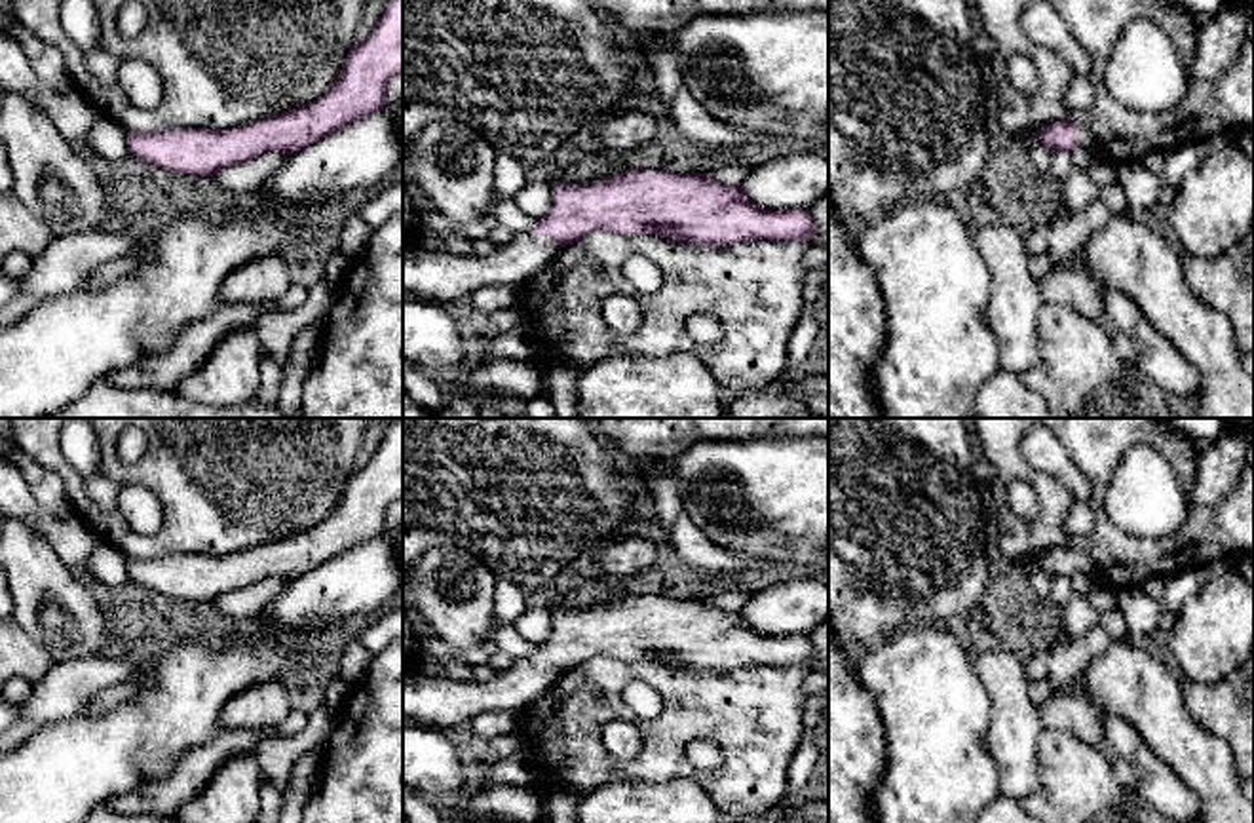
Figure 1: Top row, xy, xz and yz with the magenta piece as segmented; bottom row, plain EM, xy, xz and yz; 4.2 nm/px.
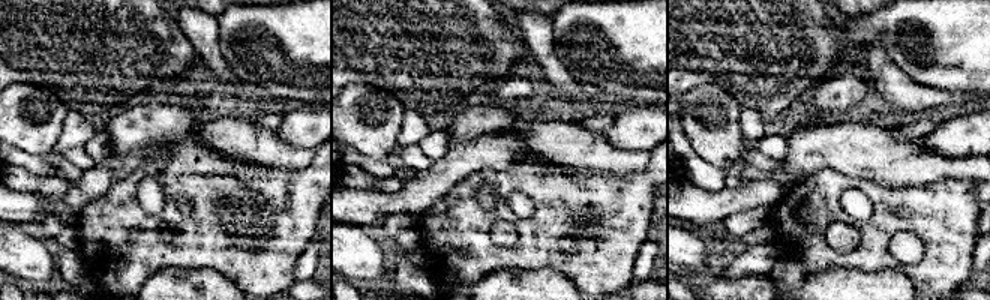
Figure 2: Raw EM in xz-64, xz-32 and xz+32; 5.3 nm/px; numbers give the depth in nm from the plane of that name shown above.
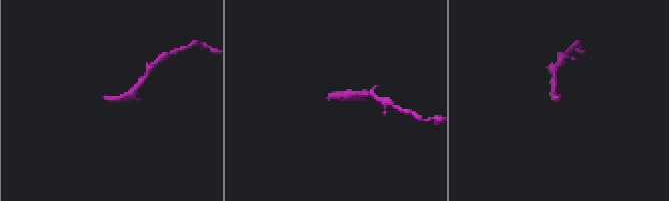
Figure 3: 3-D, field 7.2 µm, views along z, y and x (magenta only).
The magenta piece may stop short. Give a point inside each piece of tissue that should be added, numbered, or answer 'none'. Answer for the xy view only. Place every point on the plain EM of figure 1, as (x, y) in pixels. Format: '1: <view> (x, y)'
none

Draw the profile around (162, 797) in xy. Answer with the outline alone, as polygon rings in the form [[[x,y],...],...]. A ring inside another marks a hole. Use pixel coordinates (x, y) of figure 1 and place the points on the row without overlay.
[[[222,728],[220,734],[200,749],[186,751],[162,777],[141,783],[133,793],[108,800],[118,813],[150,813],[175,817],[234,756],[255,756],[264,736],[277,736],[272,730]]]

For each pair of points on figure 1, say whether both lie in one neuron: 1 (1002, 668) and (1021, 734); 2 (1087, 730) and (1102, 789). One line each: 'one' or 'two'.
1: one
2: two

